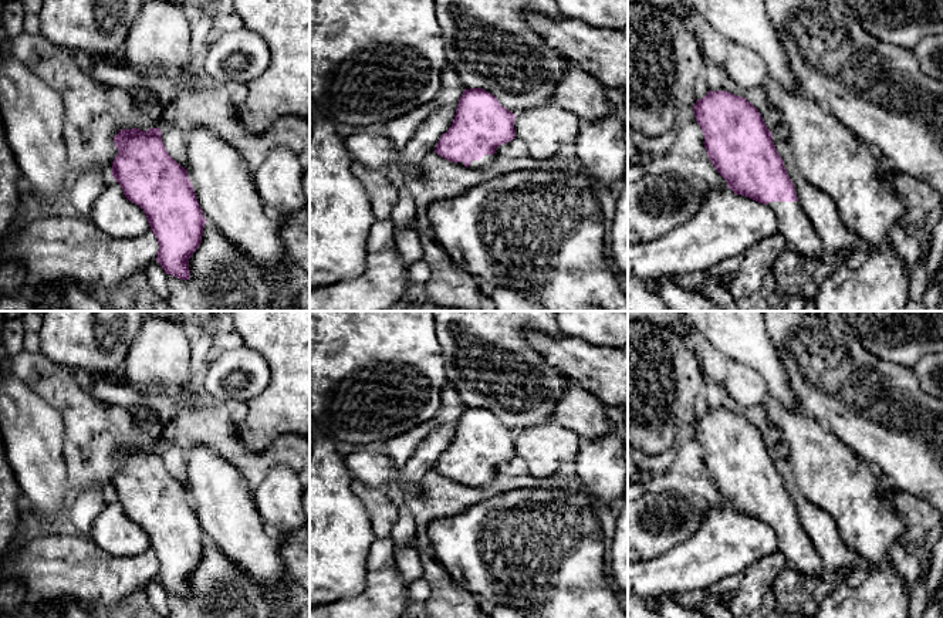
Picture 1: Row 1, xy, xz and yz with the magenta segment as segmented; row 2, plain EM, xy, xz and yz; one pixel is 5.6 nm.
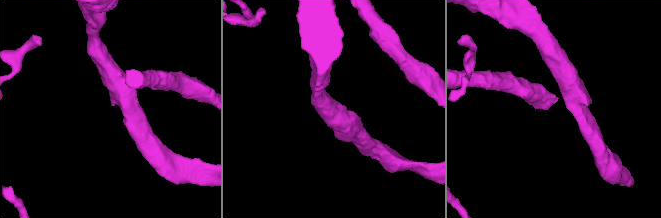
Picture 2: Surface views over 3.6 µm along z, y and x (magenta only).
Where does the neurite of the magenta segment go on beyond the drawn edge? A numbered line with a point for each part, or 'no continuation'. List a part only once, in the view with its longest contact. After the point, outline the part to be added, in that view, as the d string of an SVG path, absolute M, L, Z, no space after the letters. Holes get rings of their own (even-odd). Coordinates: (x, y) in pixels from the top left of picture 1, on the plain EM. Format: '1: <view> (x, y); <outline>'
1: yz (800, 554); M771 520L767 524L777 534L778 551L784 554L787 567L812 577L827 573L800 520Z

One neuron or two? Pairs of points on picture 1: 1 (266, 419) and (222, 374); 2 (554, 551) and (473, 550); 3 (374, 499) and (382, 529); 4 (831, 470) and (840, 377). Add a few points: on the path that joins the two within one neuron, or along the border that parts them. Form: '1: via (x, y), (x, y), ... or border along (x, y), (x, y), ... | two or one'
1: border along (269, 375), (269, 384), (247, 402) | two
2: via (534, 551), (493, 550) | one
3: via (378, 506), (382, 512), (382, 522) | one
4: border along (808, 412), (858, 456) | two

